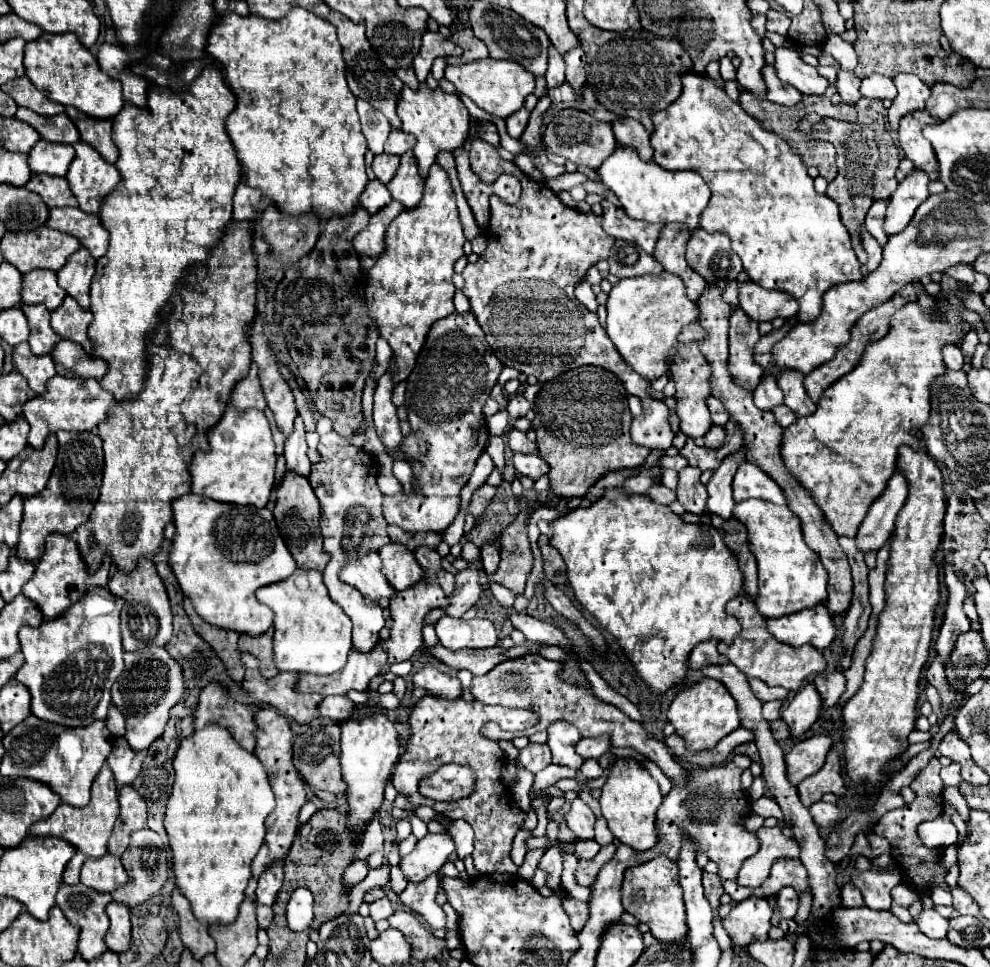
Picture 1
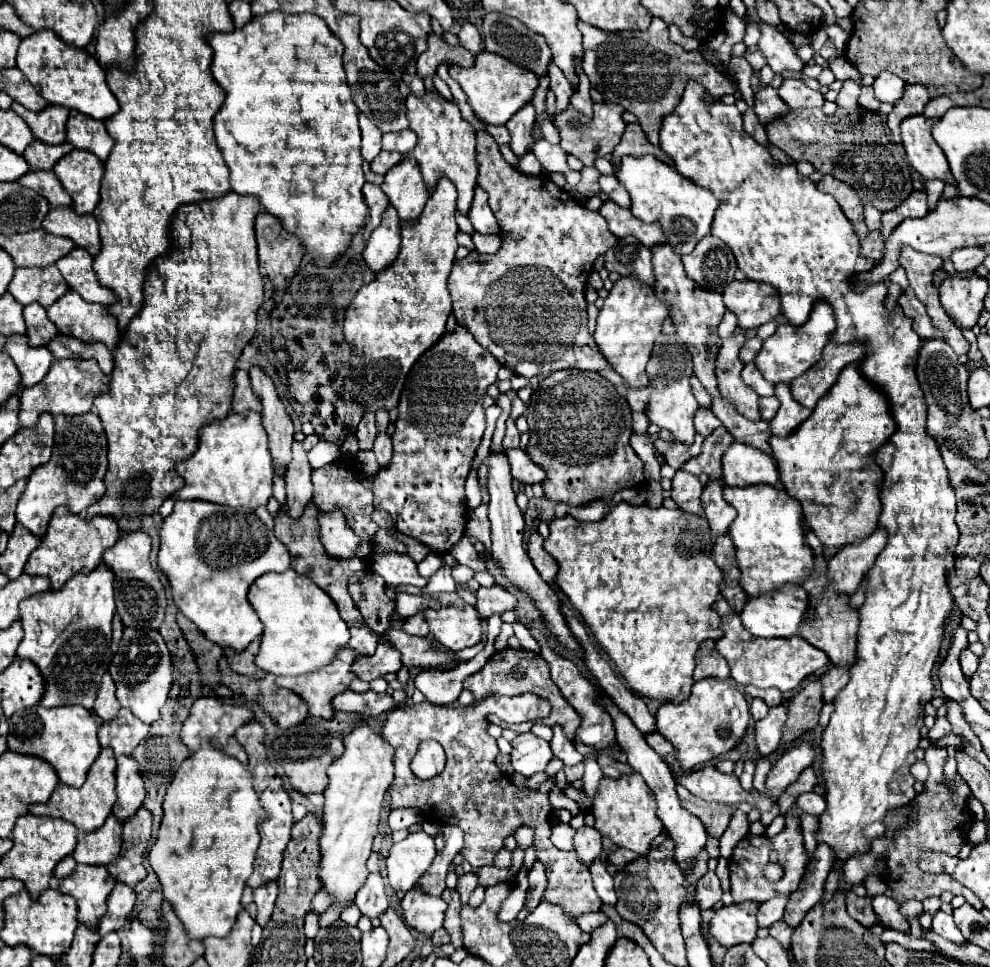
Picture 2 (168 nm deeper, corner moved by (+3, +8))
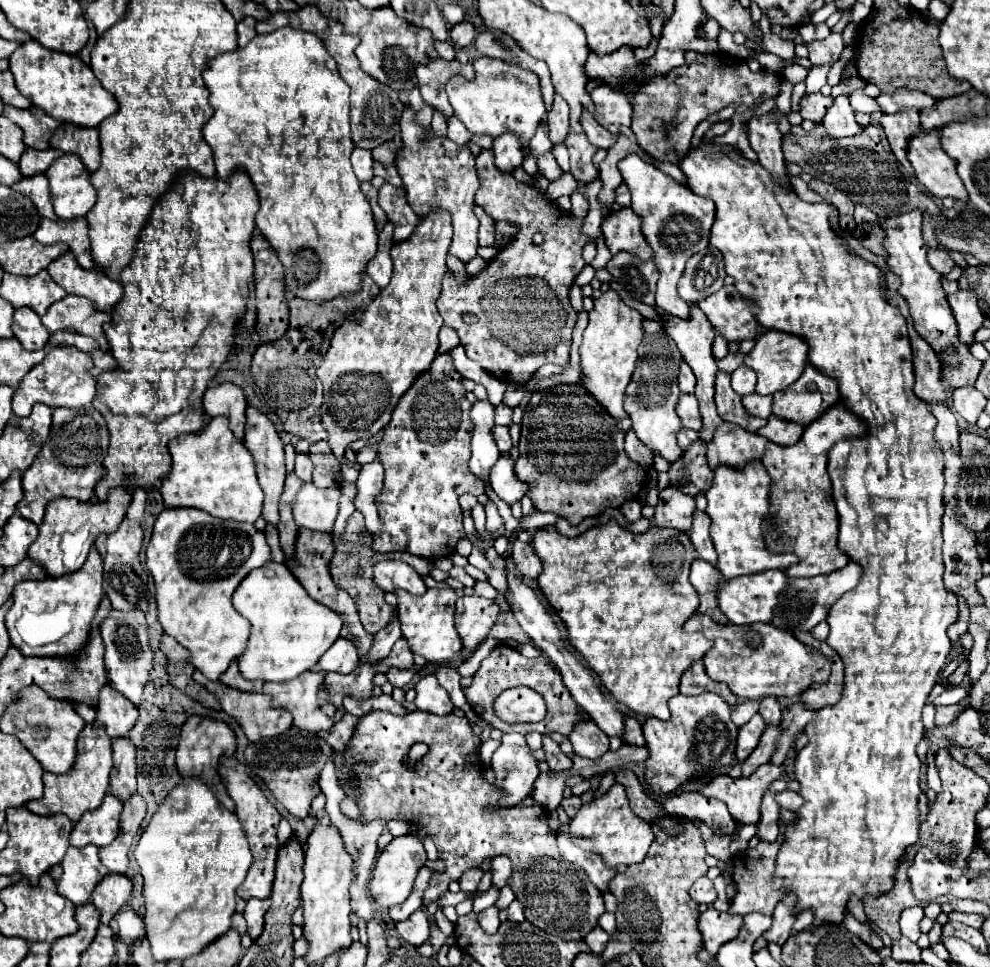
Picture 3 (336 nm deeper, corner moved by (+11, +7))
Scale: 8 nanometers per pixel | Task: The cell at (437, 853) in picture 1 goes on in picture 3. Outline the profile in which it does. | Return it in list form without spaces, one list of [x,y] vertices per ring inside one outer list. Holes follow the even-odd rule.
[[[402,835],[402,837],[394,837],[386,847],[384,851],[378,855],[376,859],[376,867],[374,867],[374,877],[370,881],[370,891],[372,891],[372,897],[376,899],[376,903],[384,909],[392,907],[392,905],[398,905],[402,901],[406,901],[406,897],[410,895],[412,891],[412,885],[414,885],[414,879],[420,871],[420,867],[426,863],[426,851],[424,851],[424,845],[422,841],[416,837],[416,835]]]

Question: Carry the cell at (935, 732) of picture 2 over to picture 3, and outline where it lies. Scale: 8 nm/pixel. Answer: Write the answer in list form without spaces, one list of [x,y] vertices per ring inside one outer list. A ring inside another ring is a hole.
[[[958,705],[936,707],[936,725],[946,725],[946,723],[952,721],[956,715],[958,715]]]

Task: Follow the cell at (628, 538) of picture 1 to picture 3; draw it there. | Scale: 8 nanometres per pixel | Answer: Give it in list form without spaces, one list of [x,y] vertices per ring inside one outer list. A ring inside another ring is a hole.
[[[610,519],[608,523],[602,523],[598,527],[588,529],[586,533],[578,535],[578,537],[564,537],[556,531],[556,525],[548,525],[544,529],[538,529],[534,533],[534,551],[536,555],[542,559],[544,569],[538,577],[538,585],[544,591],[546,599],[550,601],[550,605],[556,609],[556,613],[562,617],[562,621],[568,627],[568,639],[570,643],[576,647],[576,651],[588,661],[588,665],[592,667],[592,671],[598,673],[598,677],[602,679],[602,685],[612,693],[612,697],[622,703],[624,707],[628,707],[632,713],[642,713],[648,717],[658,717],[658,719],[670,719],[670,711],[668,711],[668,699],[674,697],[678,693],[678,683],[680,683],[680,675],[698,659],[704,657],[704,653],[712,647],[712,641],[704,637],[702,631],[696,633],[686,633],[684,631],[684,623],[686,619],[698,609],[698,595],[696,589],[692,587],[692,583],[688,581],[690,575],[690,563],[696,559],[696,549],[692,547],[692,541],[688,539],[688,533],[676,531],[676,529],[664,529],[658,525],[650,525],[650,529],[646,533],[632,533],[626,527],[620,527],[616,519]]]

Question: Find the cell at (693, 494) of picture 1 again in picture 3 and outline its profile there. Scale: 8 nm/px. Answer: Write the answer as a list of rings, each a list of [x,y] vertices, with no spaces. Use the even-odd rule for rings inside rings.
[[[668,485],[660,491],[660,501],[656,505],[654,523],[658,527],[672,527],[678,531],[690,531],[692,513],[694,513],[694,497],[682,493],[678,487]]]

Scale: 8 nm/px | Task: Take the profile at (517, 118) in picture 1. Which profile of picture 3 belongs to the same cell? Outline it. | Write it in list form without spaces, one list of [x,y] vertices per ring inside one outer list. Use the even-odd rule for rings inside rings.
[[[506,131],[506,135],[500,135],[494,139],[494,157],[496,157],[496,167],[500,167],[500,171],[512,171],[516,167],[522,165],[522,157],[524,157],[524,147],[520,147],[520,139],[516,139],[516,135],[512,135],[510,131]]]

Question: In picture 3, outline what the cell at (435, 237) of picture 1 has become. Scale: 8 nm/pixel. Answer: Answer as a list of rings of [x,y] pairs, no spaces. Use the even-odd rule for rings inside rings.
[[[442,207],[432,209],[414,229],[414,233],[400,243],[394,243],[390,255],[394,261],[394,271],[388,287],[384,287],[368,307],[364,307],[364,315],[356,319],[356,323],[348,321],[344,327],[334,331],[330,349],[318,367],[316,375],[324,385],[324,405],[322,405],[322,423],[328,431],[328,443],[336,457],[344,455],[348,443],[378,433],[394,411],[398,399],[408,391],[416,375],[426,371],[438,351],[438,331],[442,327],[442,317],[436,309],[436,299],[440,297],[440,281],[446,267],[446,255],[452,241],[452,225],[450,215]]]

